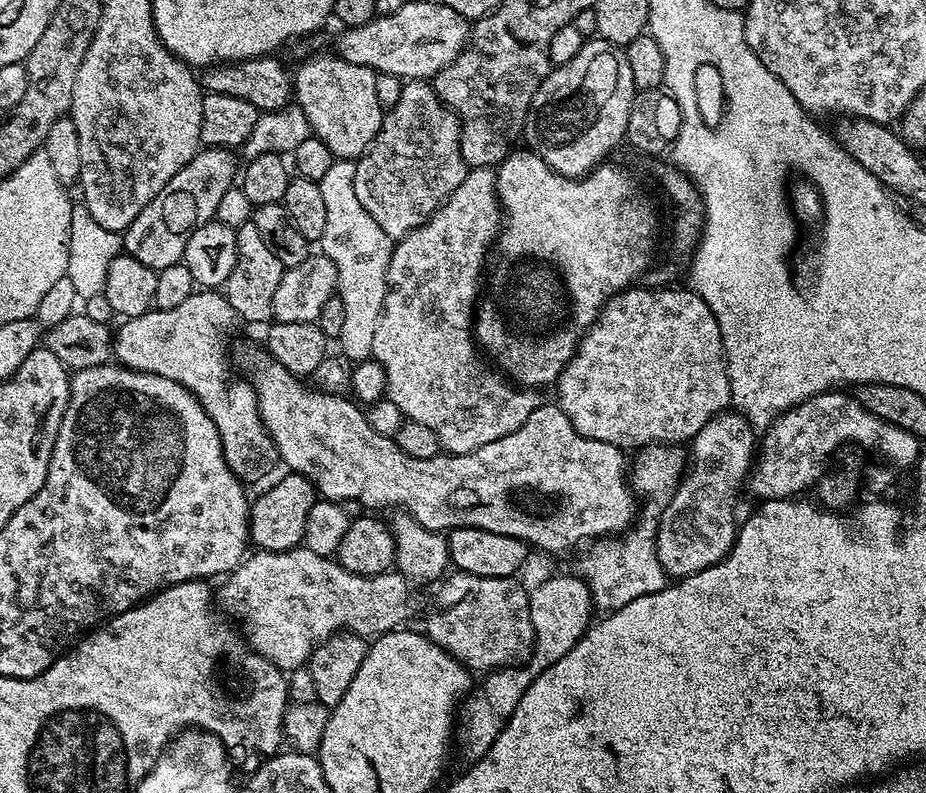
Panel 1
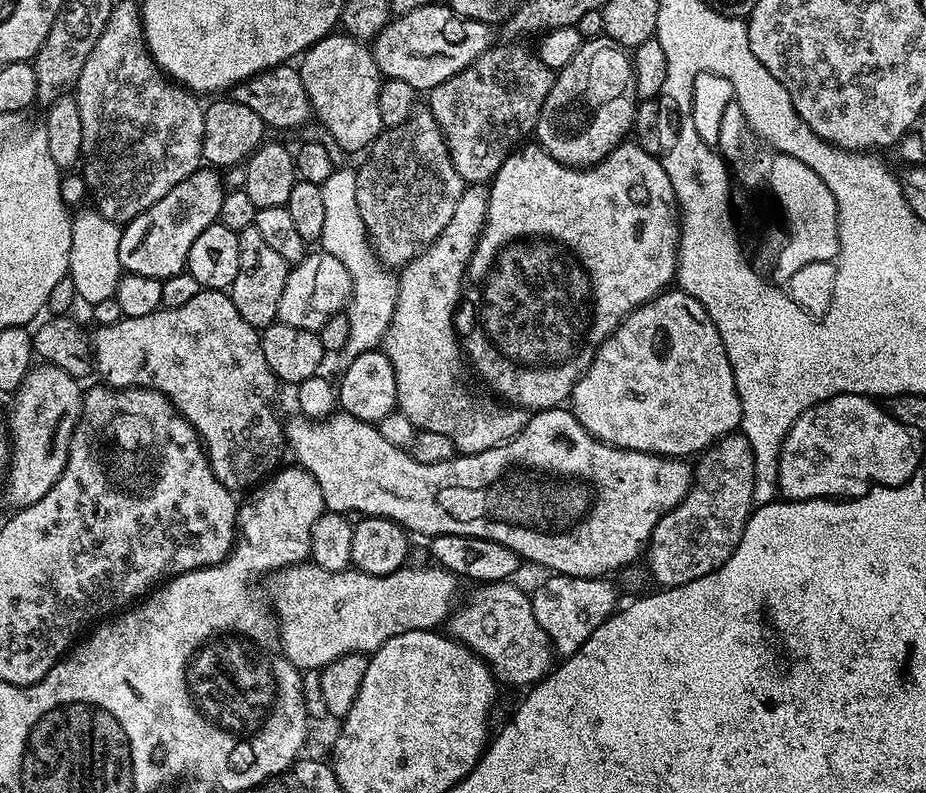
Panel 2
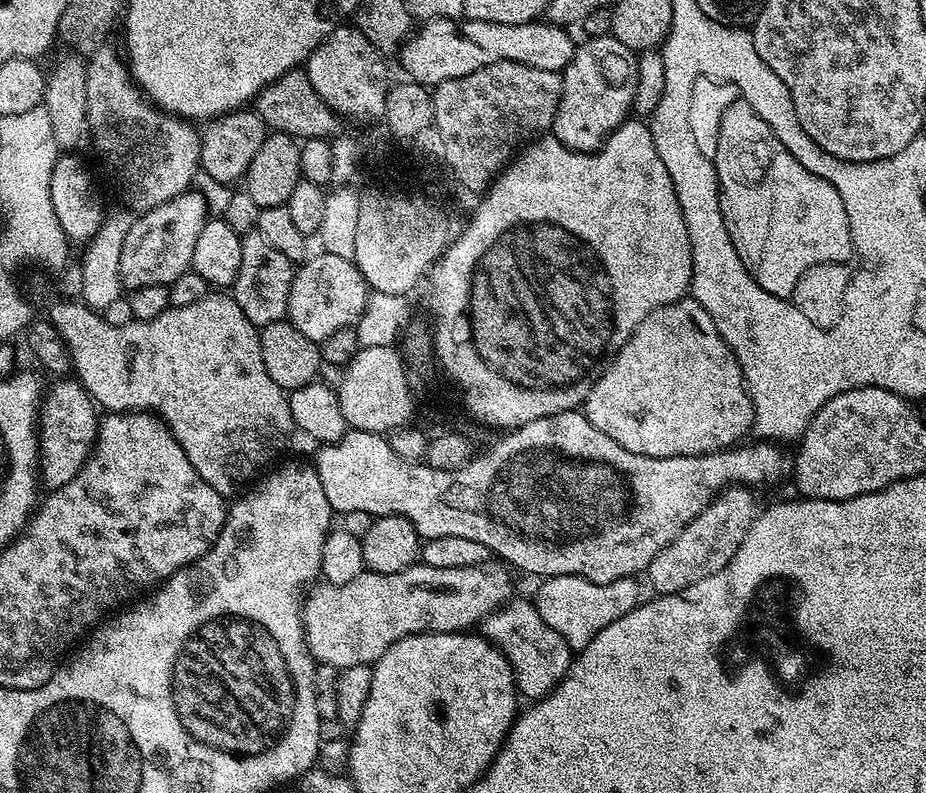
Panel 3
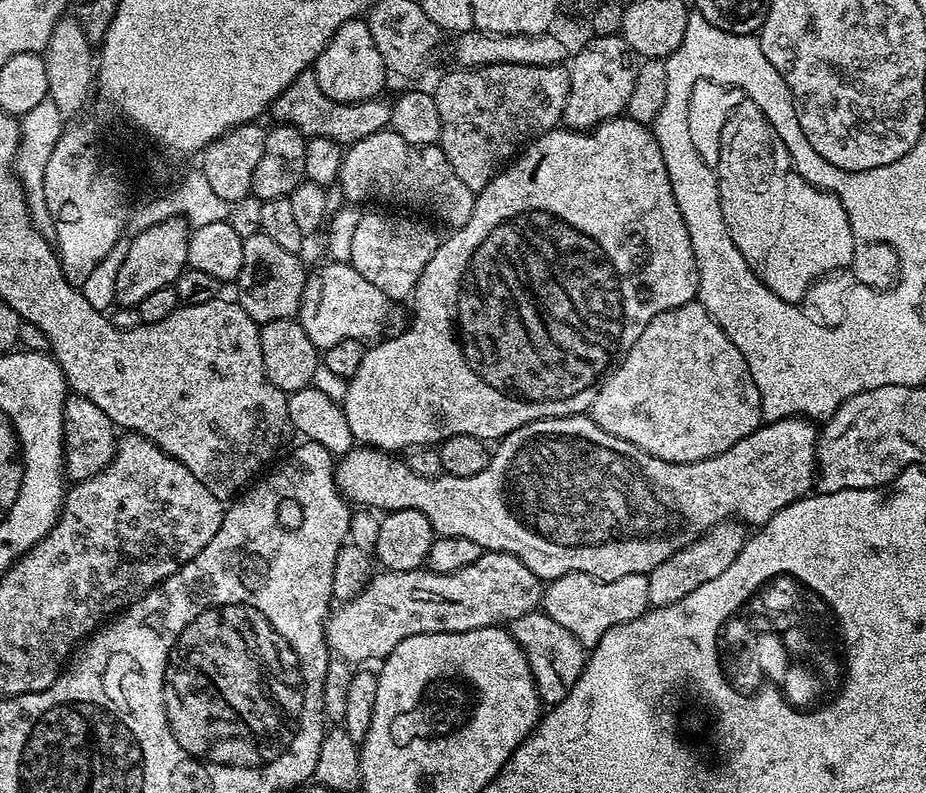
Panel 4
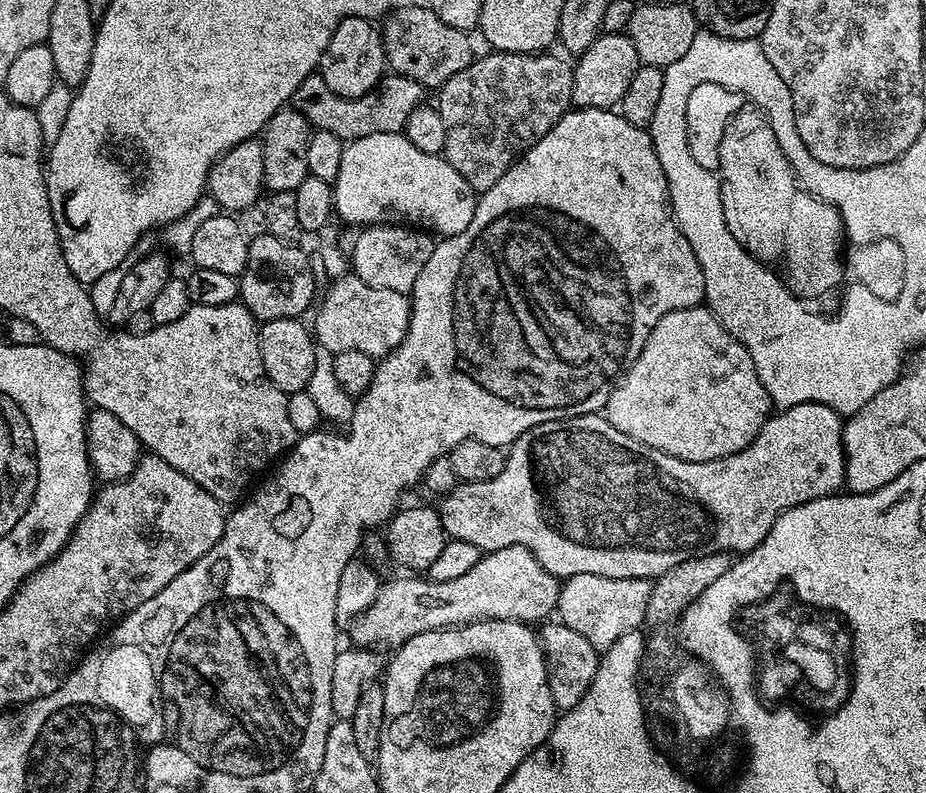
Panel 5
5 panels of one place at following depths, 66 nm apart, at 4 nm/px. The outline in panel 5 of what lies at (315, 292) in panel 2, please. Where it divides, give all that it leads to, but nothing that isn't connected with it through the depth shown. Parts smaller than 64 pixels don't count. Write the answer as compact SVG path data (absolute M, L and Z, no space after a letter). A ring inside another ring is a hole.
M355 274L333 279L328 293L319 301L316 312L314 338L319 347L333 354L342 350L362 350L374 358L383 358L393 352L406 338L412 306L407 295L394 290L375 289L362 282Z

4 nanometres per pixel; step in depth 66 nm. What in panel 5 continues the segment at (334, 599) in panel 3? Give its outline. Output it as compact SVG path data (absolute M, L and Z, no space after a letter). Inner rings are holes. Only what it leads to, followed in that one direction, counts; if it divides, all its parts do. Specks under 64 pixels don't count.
M506 546L502 550L483 553L468 573L461 574L459 578L453 578L450 582L434 582L416 574L404 574L401 580L392 580L389 584L381 583L373 604L352 620L351 643L361 649L395 650L423 632L433 632L439 628L459 628L461 624L473 624L479 620L517 620L519 624L536 626L547 621L555 613L560 586L561 581L545 570L530 549Z

